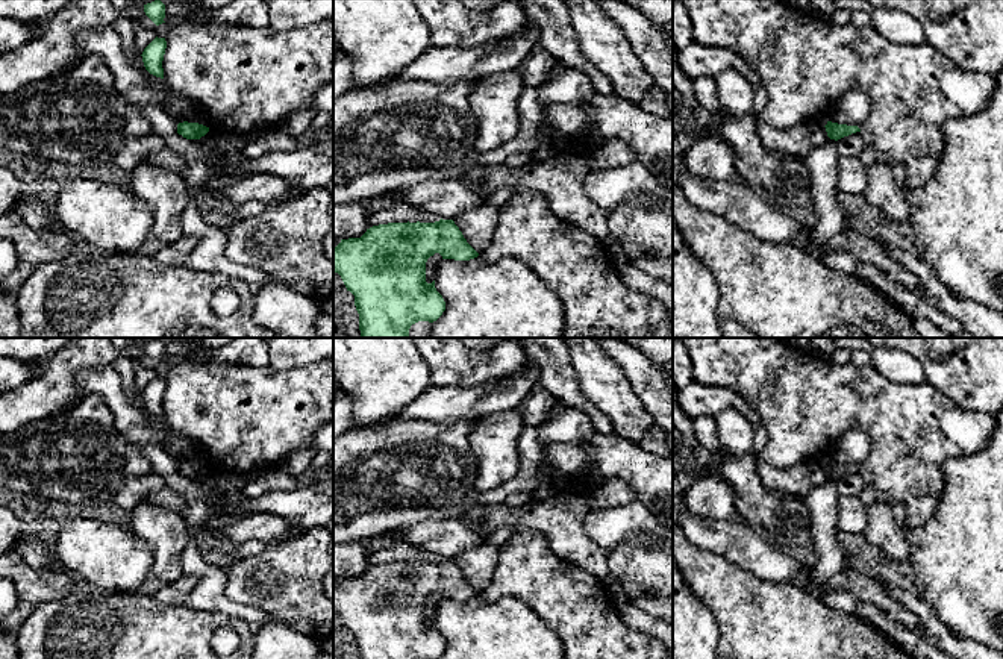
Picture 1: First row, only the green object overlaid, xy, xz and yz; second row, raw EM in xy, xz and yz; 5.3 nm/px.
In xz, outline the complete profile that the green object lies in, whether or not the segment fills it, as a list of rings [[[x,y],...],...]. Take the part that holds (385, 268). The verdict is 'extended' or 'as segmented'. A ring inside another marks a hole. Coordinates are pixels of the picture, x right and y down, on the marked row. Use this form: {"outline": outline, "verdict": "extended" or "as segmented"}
{"outline": [[[453,220],[435,223],[388,223],[367,229],[361,238],[341,239],[333,247],[333,273],[338,273],[355,295],[355,306],[359,314],[359,330],[362,338],[409,338],[409,329],[418,321],[436,321],[445,311],[445,301],[432,283],[426,282],[426,262],[439,253],[442,259],[470,261],[479,253],[467,242]]], "verdict": "as segmented"}

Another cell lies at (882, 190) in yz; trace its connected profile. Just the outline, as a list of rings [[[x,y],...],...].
[[[877,161],[867,167],[867,176],[864,200],[892,220],[909,223],[911,214],[906,192],[898,186],[891,165],[885,161]]]

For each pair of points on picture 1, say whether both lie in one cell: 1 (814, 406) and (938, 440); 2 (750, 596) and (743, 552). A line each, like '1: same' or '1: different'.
1: same
2: different

